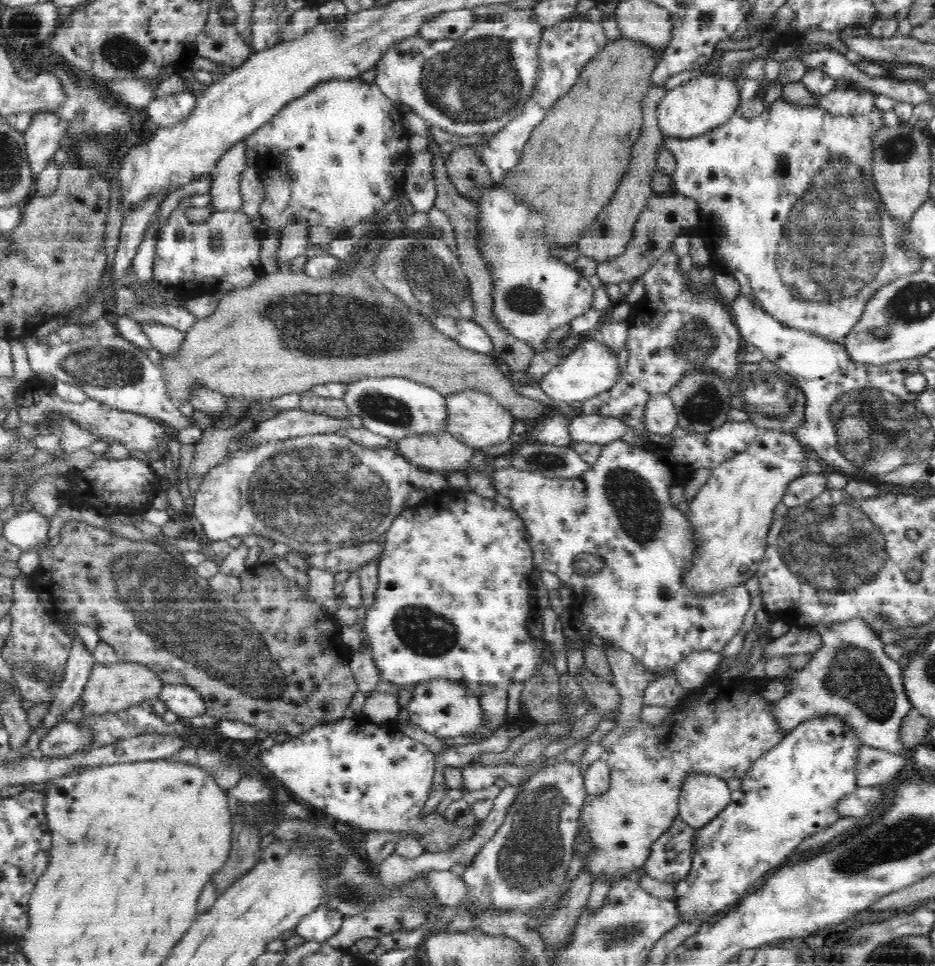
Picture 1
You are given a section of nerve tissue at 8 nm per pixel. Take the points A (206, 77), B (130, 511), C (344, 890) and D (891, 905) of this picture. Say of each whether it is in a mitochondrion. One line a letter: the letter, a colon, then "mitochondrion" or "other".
A: other
B: other
C: mitochondrion
D: other

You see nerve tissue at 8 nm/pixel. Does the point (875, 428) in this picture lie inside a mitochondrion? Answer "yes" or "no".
yes

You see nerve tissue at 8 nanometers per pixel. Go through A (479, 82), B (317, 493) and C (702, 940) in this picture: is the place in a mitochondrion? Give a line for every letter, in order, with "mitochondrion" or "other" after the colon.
A: mitochondrion
B: mitochondrion
C: other

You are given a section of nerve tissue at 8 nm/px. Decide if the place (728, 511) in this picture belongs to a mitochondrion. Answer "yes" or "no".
no

